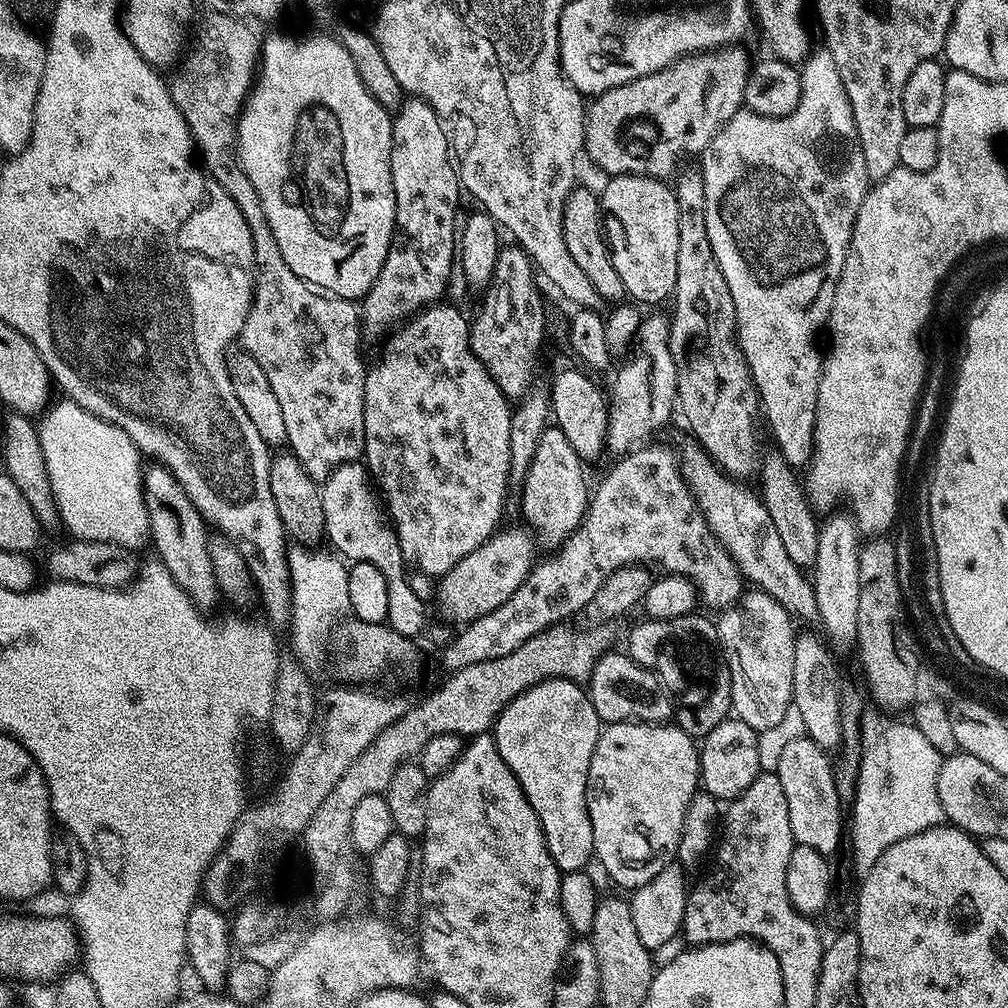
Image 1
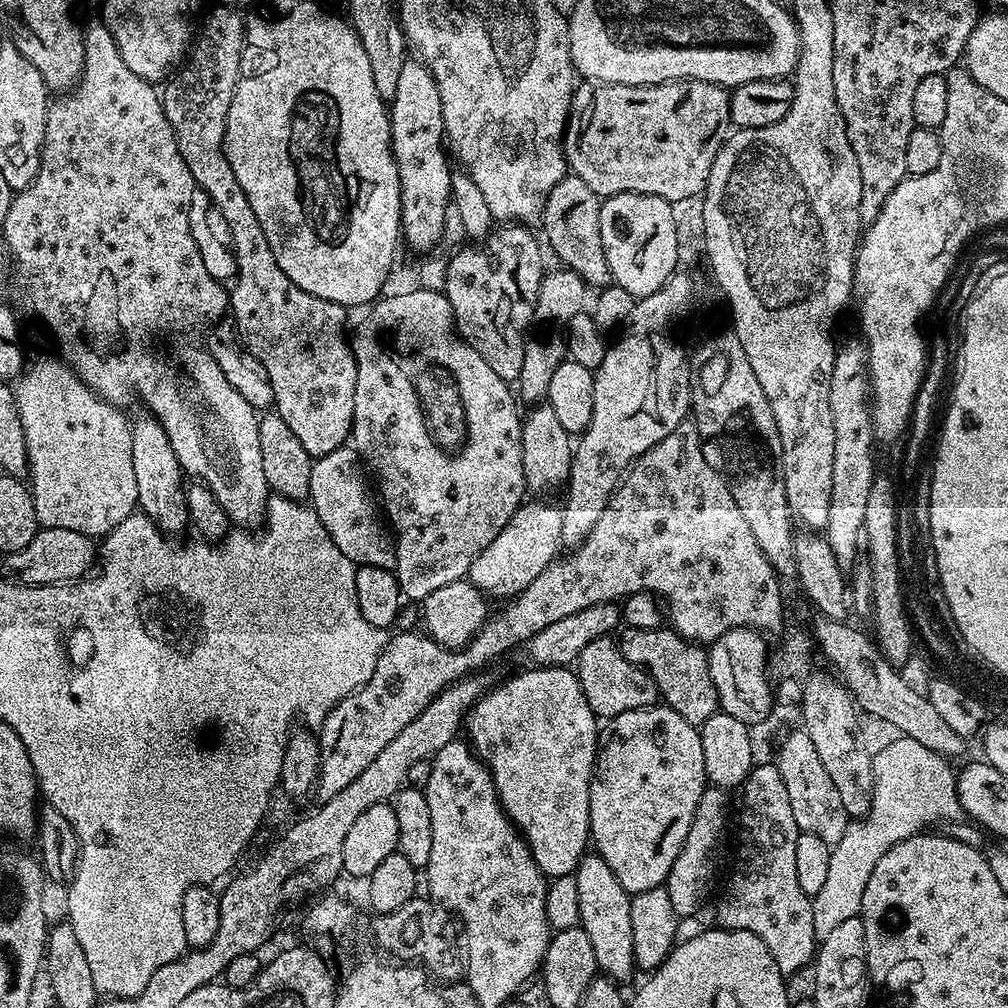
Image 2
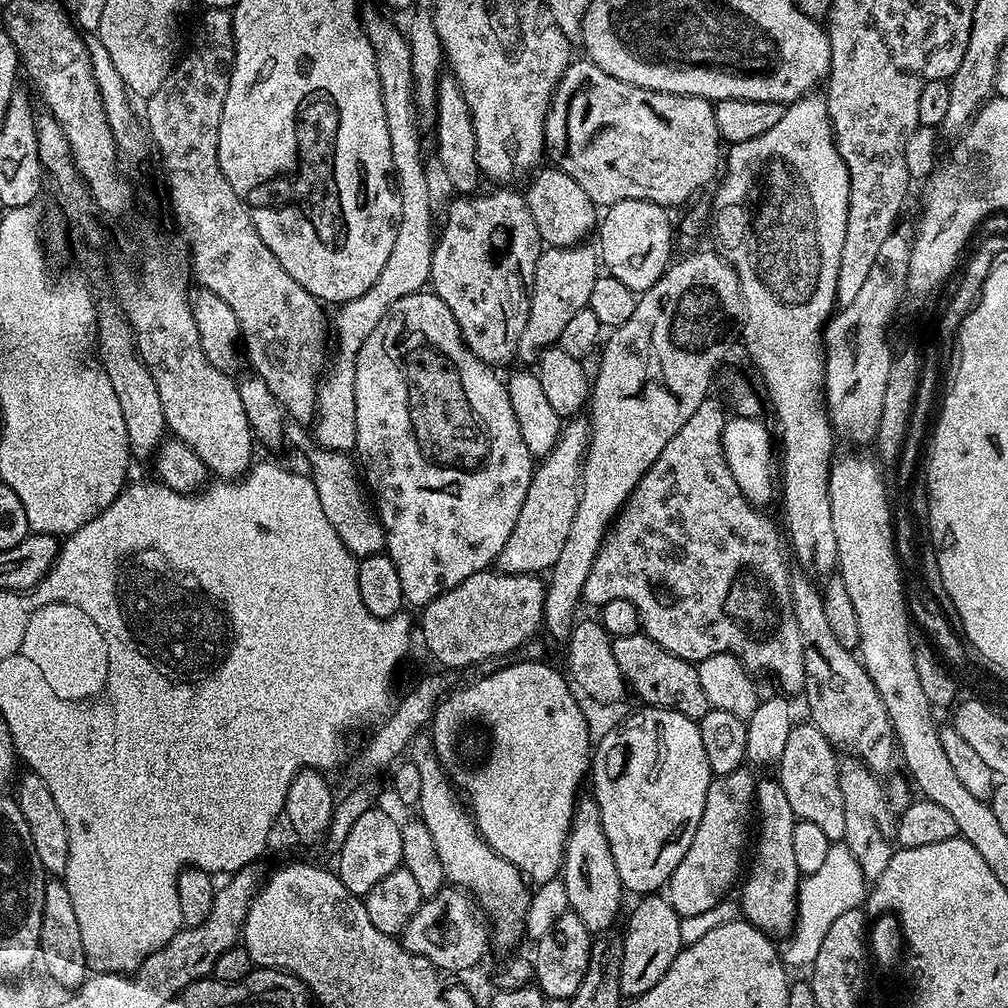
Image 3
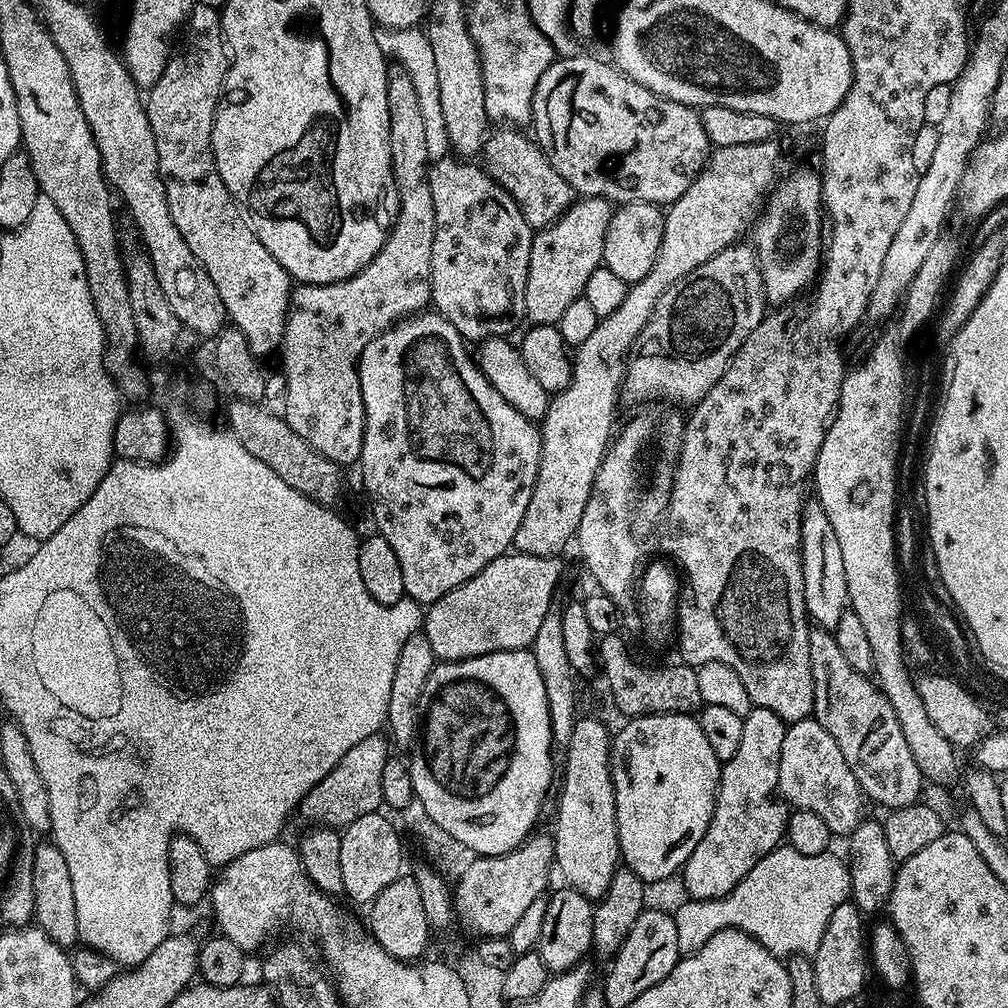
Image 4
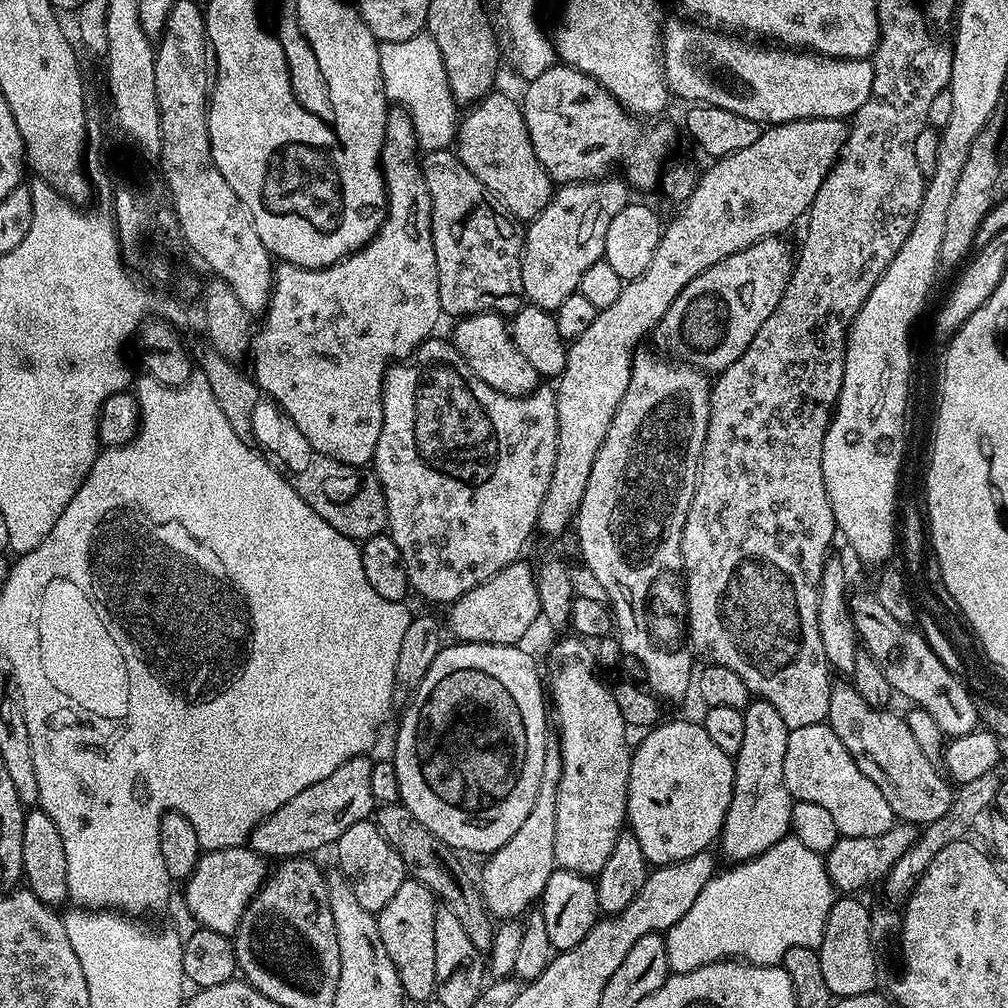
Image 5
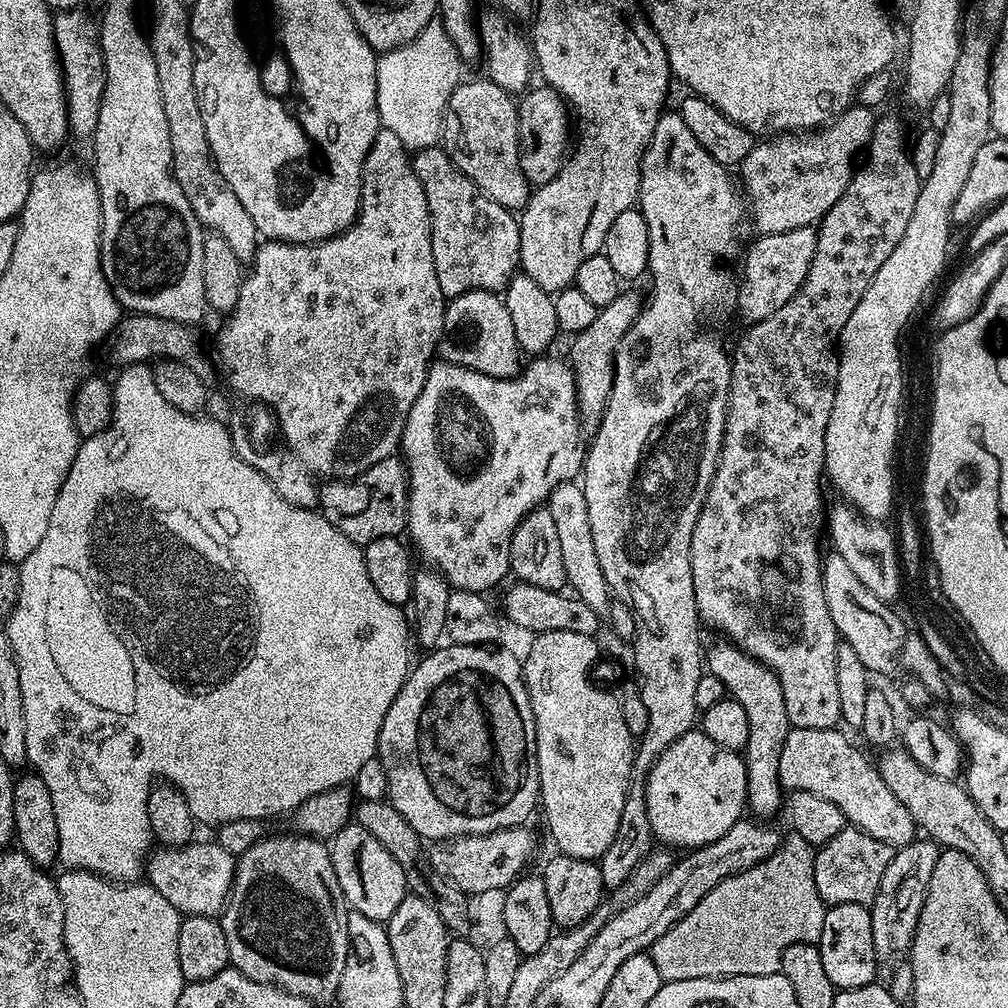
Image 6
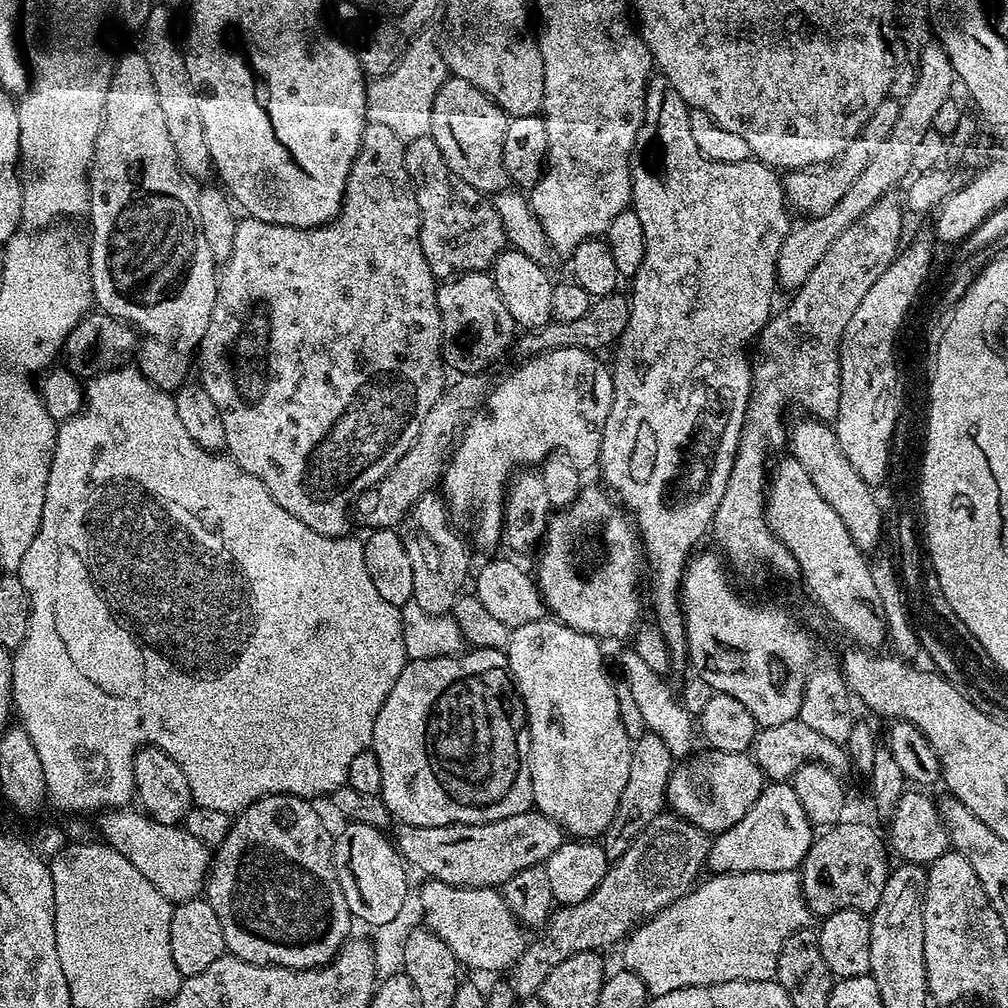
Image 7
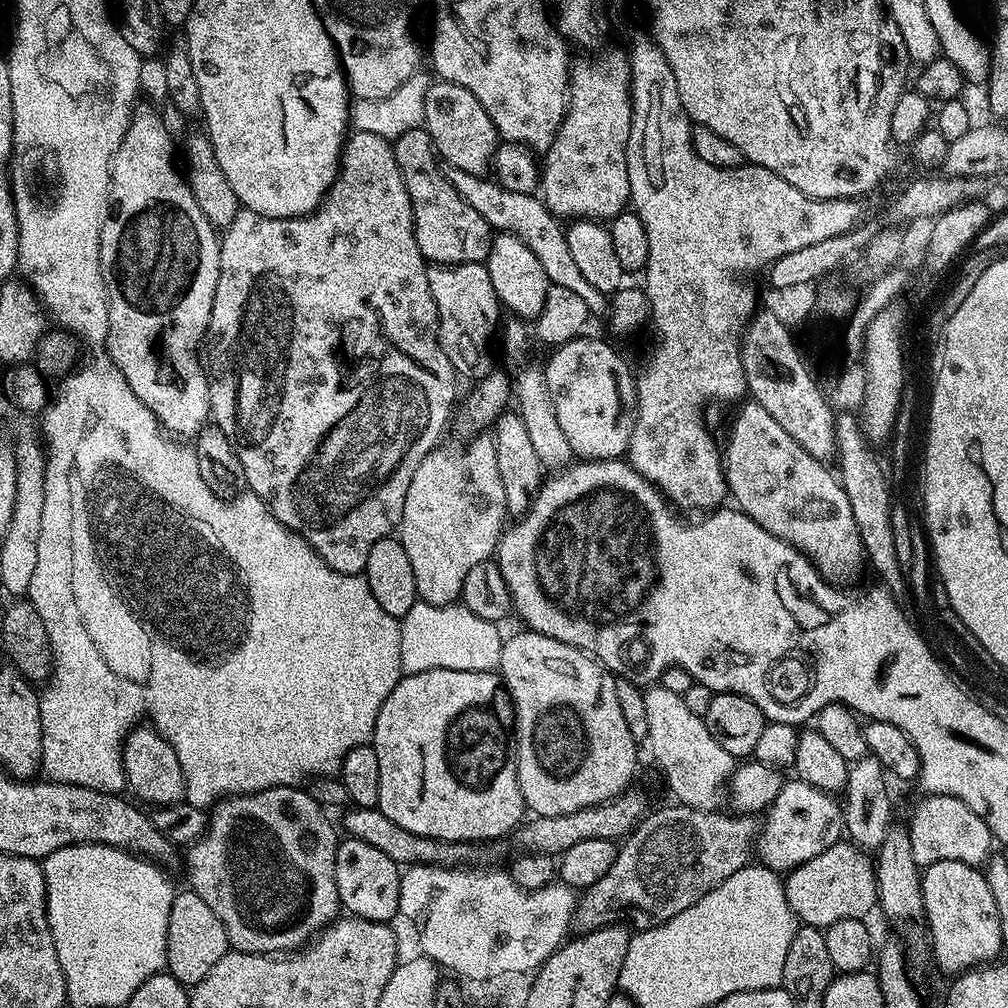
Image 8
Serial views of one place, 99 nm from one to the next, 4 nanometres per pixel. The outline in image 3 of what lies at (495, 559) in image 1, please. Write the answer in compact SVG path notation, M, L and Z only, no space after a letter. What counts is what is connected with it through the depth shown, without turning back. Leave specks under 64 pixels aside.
M584 418L569 419L561 427L558 442L550 454L535 465L530 490L526 490L526 502L522 502L514 530L510 530L510 538L506 538L506 546L500 551L499 571L514 575L544 574L558 562L558 554L562 546L566 546L578 510L580 469L584 467L584 456L588 452L590 424L587 419L580 419Z

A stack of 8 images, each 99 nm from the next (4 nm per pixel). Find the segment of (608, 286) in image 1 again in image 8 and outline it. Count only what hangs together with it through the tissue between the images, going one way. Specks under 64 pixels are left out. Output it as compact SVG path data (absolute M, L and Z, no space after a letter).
M437 79L426 90L423 127L432 139L433 149L448 168L457 168L466 174L484 176L492 167L492 156L498 147L494 122L486 114L486 108L466 86Z

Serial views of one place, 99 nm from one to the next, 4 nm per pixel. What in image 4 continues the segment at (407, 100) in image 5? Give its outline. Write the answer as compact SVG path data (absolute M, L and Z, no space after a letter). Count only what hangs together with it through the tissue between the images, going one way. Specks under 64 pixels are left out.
M423 27L414 28L376 28L378 50L382 50L385 58L391 58L414 82L414 90L418 93L418 102L422 109L426 137L426 154L429 161L440 160L449 155L446 125L442 119L442 105L438 95L438 70L434 63L434 53Z

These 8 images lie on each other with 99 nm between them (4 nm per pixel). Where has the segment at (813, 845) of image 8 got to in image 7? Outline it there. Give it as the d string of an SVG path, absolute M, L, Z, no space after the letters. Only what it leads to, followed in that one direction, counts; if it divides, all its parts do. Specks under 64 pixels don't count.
M788 782L765 783L758 802L742 814L742 818L712 840L708 851L707 871L712 874L729 872L797 871L803 865L814 839L814 825L808 821L798 794Z

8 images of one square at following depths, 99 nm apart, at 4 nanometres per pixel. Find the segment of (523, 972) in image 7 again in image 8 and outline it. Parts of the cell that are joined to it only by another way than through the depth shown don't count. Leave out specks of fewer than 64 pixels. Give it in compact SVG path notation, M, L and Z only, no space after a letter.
M679 802L673 803L673 808L660 808L649 811L644 819L619 845L614 866L598 878L590 887L583 889L572 916L572 928L577 933L592 932L607 924L615 924L620 915L632 907L640 916L649 916L649 921L663 922L682 914L698 898L710 894L730 874L738 874L738 870L749 867L754 856L754 845L760 831L761 821L752 814L731 814L727 816L724 810L703 812L700 809L688 808Z

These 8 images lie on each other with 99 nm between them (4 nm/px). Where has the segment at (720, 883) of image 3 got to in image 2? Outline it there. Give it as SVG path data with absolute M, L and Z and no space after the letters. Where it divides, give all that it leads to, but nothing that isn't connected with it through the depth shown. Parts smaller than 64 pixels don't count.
M705 787L702 798L698 798L698 810L694 810L694 822L690 822L690 834L686 834L686 842L682 842L682 850L678 858L674 858L674 866L670 866L666 887L670 906L674 906L678 918L696 916L704 899L712 892L716 867L720 864L720 843L728 828L728 796L723 788Z

